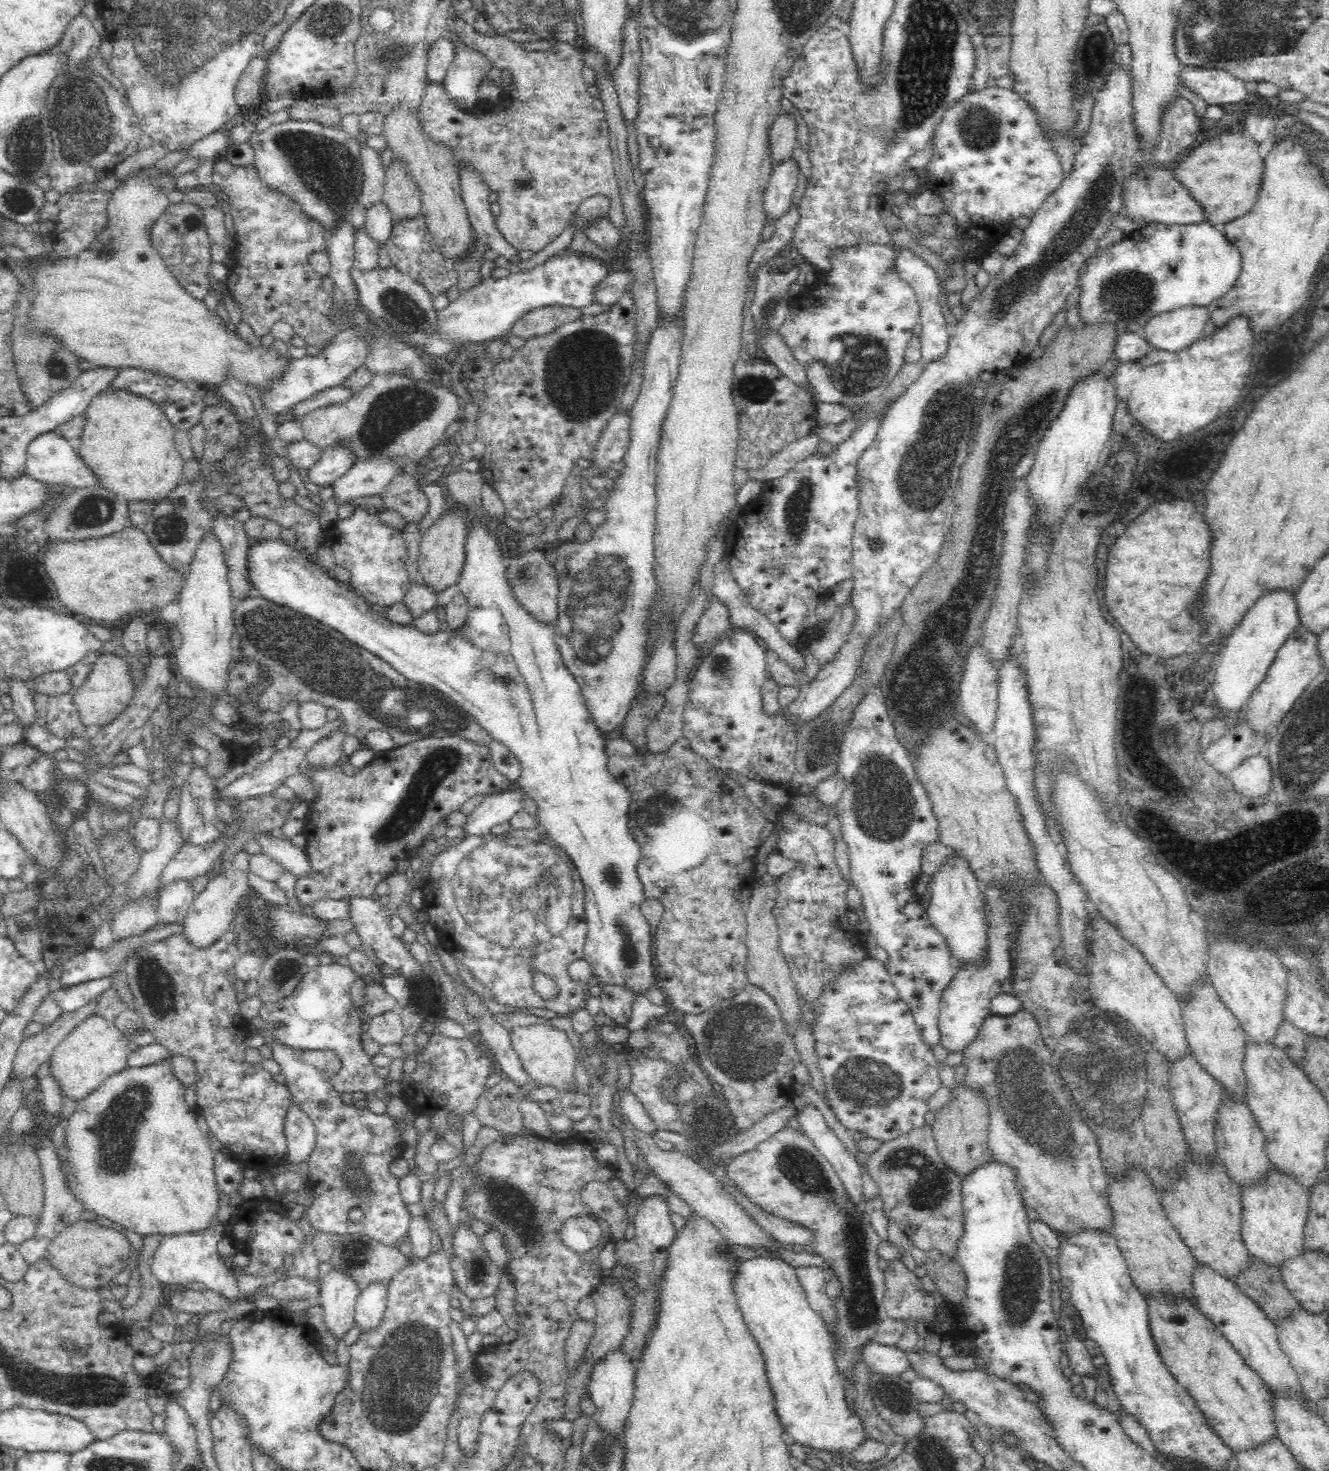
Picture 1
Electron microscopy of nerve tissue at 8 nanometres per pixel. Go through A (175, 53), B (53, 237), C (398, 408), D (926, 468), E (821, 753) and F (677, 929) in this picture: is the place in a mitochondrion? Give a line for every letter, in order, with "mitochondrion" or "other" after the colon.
A: mitochondrion
B: other
C: mitochondrion
D: mitochondrion
E: mitochondrion
F: other

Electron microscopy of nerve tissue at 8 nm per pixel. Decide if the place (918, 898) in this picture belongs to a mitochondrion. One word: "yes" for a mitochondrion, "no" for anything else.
no

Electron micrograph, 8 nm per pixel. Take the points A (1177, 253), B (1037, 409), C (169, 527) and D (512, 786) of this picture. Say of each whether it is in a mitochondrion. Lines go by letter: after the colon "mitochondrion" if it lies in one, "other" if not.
A: other
B: mitochondrion
C: mitochondrion
D: other

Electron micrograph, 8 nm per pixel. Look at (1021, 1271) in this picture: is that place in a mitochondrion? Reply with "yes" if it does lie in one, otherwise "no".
yes

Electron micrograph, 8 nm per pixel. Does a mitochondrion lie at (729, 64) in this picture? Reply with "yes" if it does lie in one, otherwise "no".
no

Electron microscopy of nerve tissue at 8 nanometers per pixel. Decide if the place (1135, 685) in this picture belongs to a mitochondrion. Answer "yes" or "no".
no

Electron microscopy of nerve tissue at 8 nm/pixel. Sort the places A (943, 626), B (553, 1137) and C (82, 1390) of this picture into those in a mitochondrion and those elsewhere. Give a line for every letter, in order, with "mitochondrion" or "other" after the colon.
A: mitochondrion
B: other
C: mitochondrion

